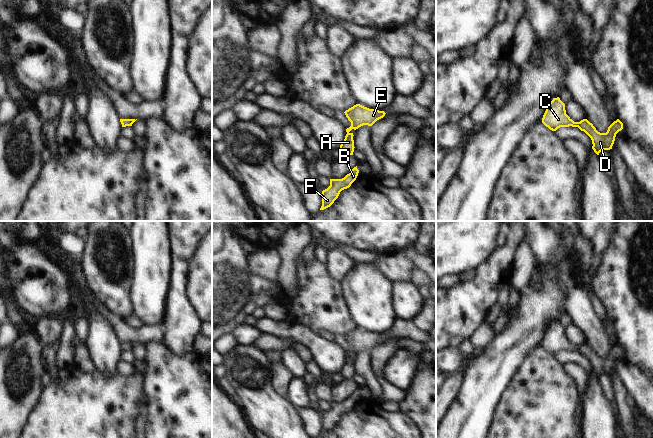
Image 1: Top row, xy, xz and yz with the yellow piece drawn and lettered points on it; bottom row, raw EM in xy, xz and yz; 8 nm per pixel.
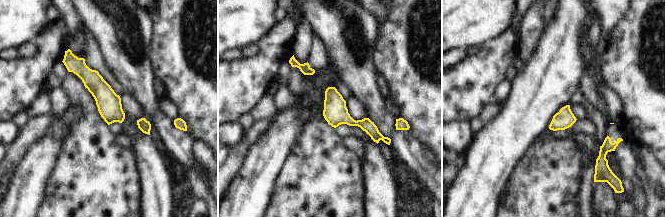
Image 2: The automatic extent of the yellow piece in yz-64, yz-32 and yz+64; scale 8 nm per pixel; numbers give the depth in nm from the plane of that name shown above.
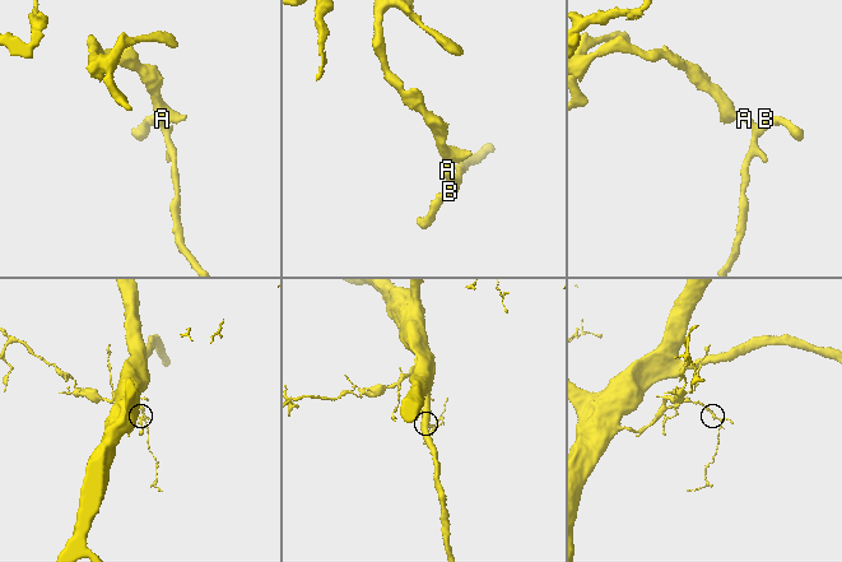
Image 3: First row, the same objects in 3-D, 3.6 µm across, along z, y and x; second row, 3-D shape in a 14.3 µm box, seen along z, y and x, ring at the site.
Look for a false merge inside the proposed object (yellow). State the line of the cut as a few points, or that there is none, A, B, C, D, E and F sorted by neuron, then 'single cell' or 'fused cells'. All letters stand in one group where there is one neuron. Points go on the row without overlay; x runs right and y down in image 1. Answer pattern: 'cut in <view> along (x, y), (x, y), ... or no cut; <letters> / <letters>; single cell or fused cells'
no cut; A B C D E F; single cell

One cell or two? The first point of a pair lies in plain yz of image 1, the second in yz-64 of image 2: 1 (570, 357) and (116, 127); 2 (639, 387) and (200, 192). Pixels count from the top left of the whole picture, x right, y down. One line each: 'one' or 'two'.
1: one
2: two

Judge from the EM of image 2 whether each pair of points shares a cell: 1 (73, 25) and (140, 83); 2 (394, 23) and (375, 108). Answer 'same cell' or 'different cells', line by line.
1: different cells
2: different cells

